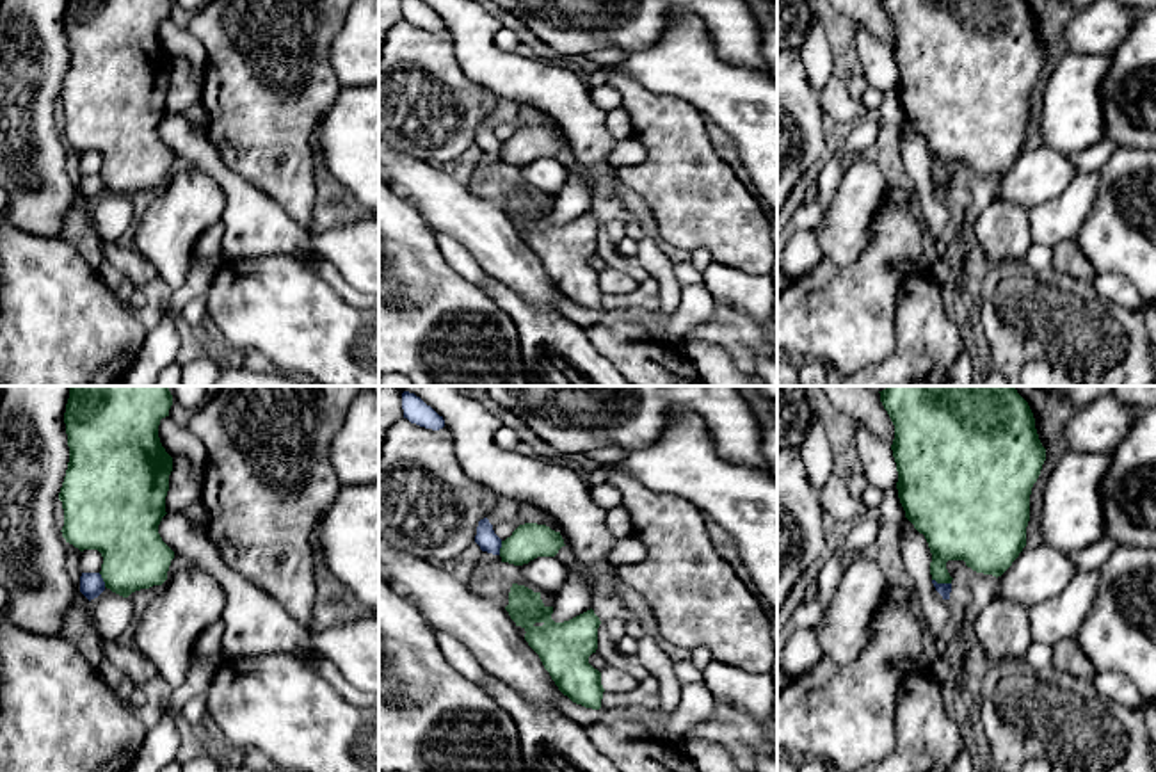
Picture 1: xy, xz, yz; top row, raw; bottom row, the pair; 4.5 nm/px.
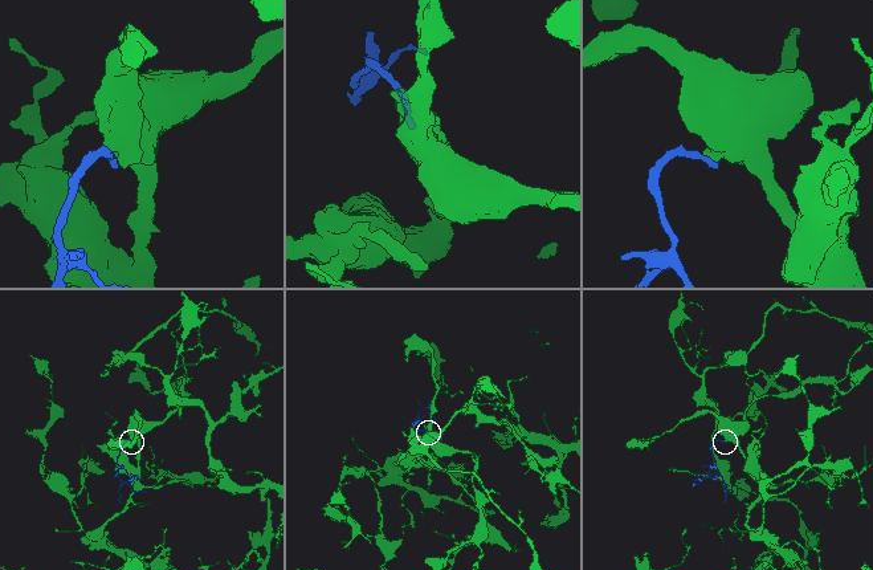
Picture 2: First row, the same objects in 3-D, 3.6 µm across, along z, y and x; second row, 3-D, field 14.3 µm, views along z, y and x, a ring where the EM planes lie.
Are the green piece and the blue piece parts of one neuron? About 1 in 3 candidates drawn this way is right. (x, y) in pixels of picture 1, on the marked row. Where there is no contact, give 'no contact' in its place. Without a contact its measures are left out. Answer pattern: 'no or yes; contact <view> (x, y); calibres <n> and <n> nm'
no; contact yz (941, 582); calibres 280 and 60 nm

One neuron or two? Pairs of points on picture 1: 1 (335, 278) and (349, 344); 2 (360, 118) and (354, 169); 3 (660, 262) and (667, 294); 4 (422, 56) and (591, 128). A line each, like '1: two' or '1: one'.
1: two
2: one
3: one
4: two

